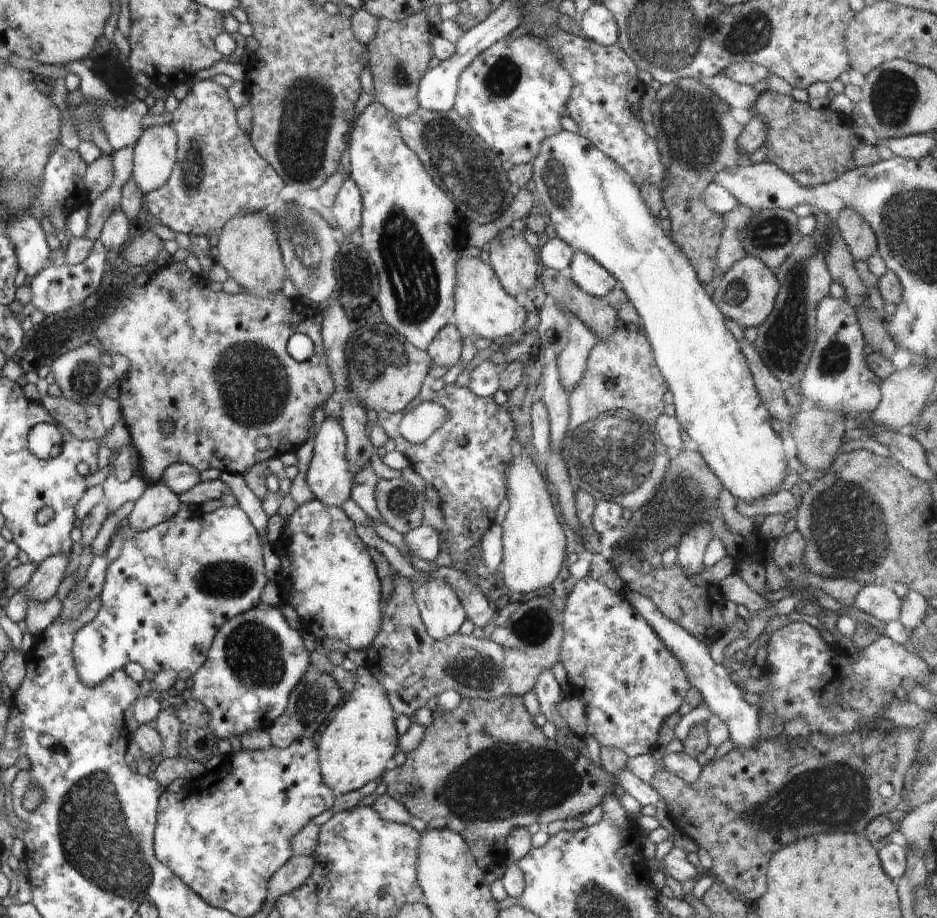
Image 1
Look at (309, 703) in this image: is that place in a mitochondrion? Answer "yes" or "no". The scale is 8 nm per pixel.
yes

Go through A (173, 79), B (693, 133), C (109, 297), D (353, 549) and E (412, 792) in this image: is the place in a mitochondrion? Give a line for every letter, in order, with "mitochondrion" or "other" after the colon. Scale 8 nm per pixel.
A: other
B: mitochondrion
C: mitochondrion
D: other
E: other

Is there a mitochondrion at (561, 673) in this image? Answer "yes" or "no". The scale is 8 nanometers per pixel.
no

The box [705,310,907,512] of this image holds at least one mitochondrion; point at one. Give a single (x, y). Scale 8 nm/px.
(834, 358)

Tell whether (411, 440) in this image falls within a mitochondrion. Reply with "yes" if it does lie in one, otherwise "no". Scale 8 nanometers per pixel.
no

